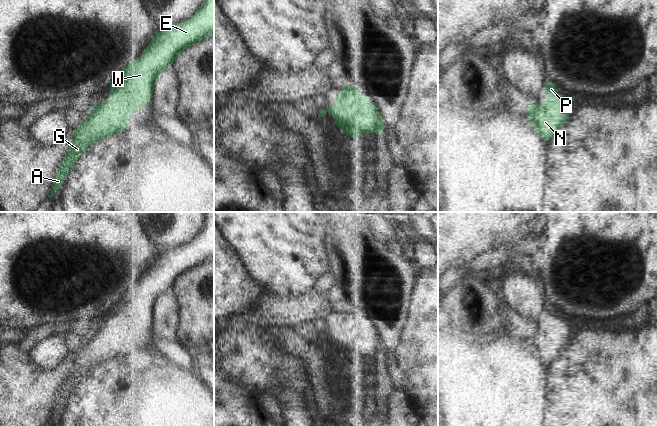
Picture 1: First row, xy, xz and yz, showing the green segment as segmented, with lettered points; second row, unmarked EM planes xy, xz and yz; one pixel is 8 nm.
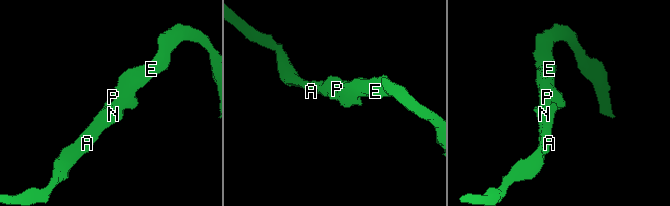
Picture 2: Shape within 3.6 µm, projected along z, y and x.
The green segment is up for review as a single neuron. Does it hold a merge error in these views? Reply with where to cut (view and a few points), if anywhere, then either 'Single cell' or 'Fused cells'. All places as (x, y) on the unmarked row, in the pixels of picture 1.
No split. Single cell.

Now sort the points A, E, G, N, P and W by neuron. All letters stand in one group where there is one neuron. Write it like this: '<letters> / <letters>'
A E G N P W

